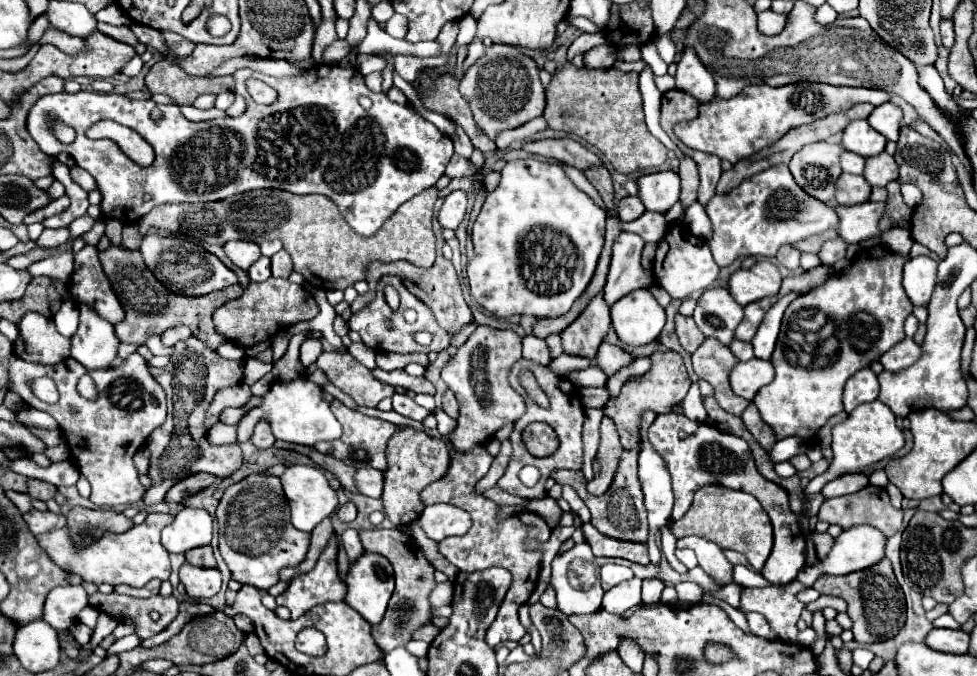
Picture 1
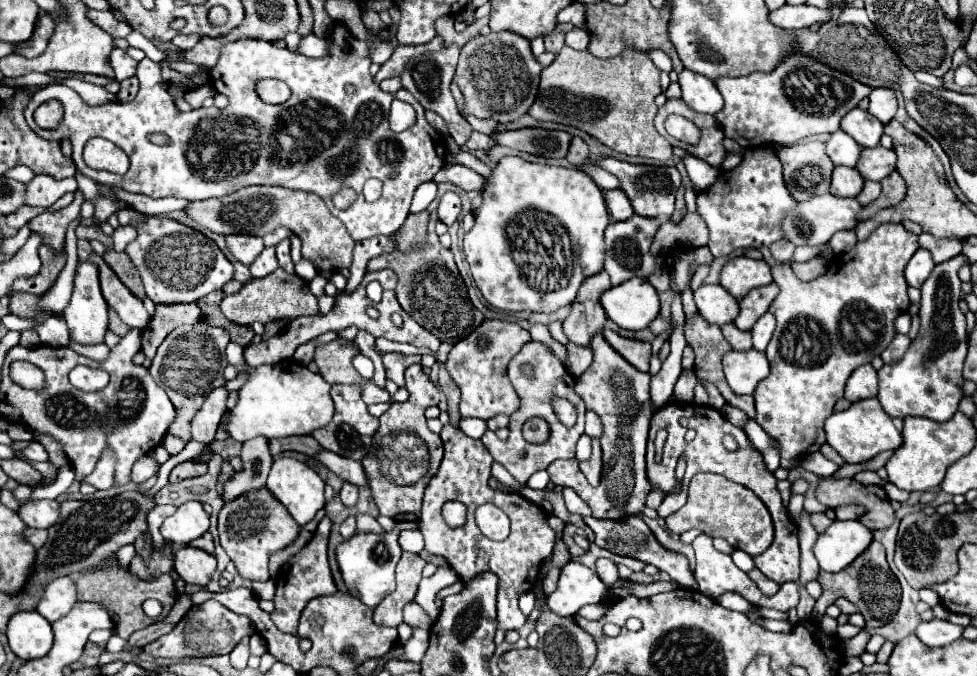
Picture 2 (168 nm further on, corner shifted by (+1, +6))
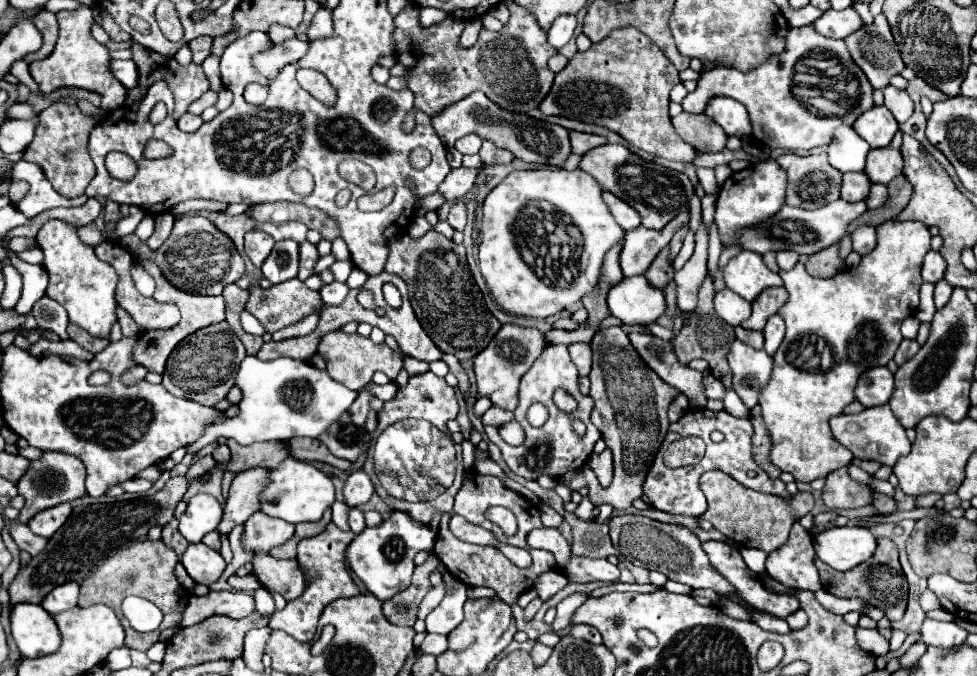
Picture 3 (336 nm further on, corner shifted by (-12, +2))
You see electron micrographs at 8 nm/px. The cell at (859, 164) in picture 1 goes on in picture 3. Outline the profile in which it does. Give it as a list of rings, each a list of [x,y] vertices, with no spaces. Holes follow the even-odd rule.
[[[839,126],[827,148],[829,164],[839,172],[863,172],[869,150],[869,144],[851,126]]]

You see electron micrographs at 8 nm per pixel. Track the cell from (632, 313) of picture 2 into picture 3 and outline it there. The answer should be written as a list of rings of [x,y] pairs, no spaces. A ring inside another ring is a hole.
[[[645,276],[623,278],[607,296],[609,310],[627,326],[647,326],[665,314],[665,296]]]

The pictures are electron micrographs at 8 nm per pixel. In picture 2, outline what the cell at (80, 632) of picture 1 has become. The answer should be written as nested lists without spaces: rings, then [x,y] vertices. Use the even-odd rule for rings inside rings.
[[[94,630],[90,634],[90,642],[96,644],[100,648],[100,652],[106,652],[106,646],[108,646],[108,640],[112,634],[114,634],[112,630]]]

